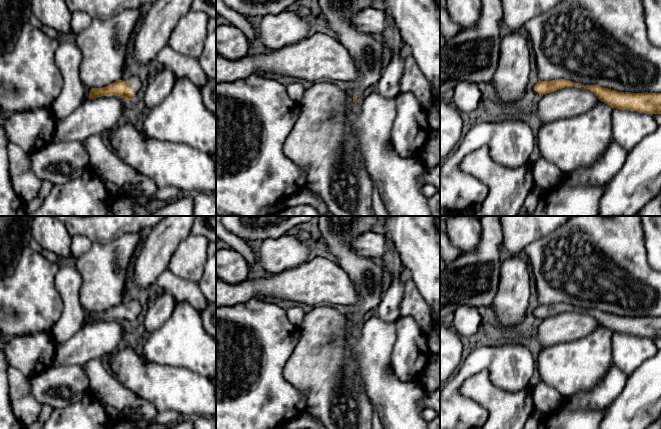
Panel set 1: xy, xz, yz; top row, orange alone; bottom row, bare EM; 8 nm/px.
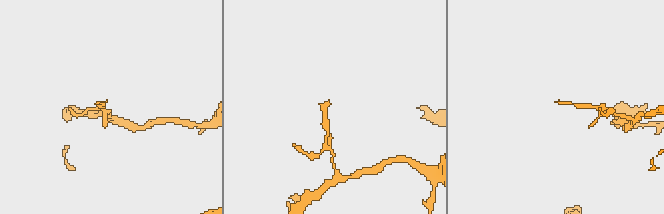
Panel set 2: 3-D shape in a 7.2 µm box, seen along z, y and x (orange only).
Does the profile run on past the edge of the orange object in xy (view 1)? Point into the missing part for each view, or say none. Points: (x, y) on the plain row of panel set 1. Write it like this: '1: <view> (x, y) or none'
1: xy (137, 311)

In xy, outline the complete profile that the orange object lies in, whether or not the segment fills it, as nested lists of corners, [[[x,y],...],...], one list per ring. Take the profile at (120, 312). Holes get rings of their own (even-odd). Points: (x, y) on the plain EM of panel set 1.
[[[128,300],[103,312],[92,312],[89,316],[89,323],[115,319],[122,320],[130,325],[137,325],[143,313],[142,304],[136,300]]]

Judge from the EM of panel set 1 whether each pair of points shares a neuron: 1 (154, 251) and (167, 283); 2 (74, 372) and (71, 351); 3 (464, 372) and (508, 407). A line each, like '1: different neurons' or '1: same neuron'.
1: different neurons
2: different neurons
3: different neurons

